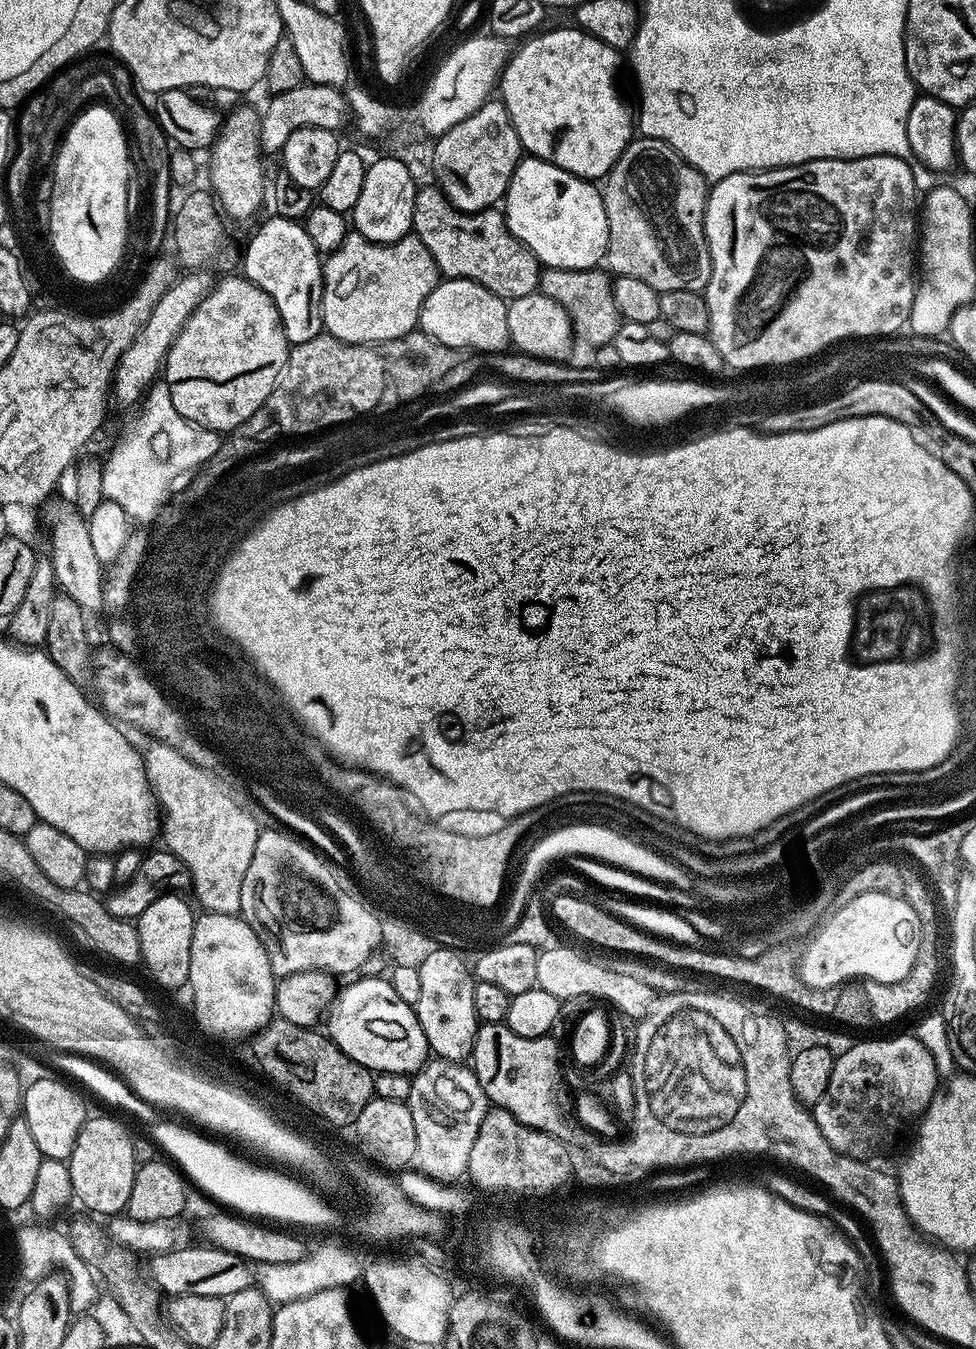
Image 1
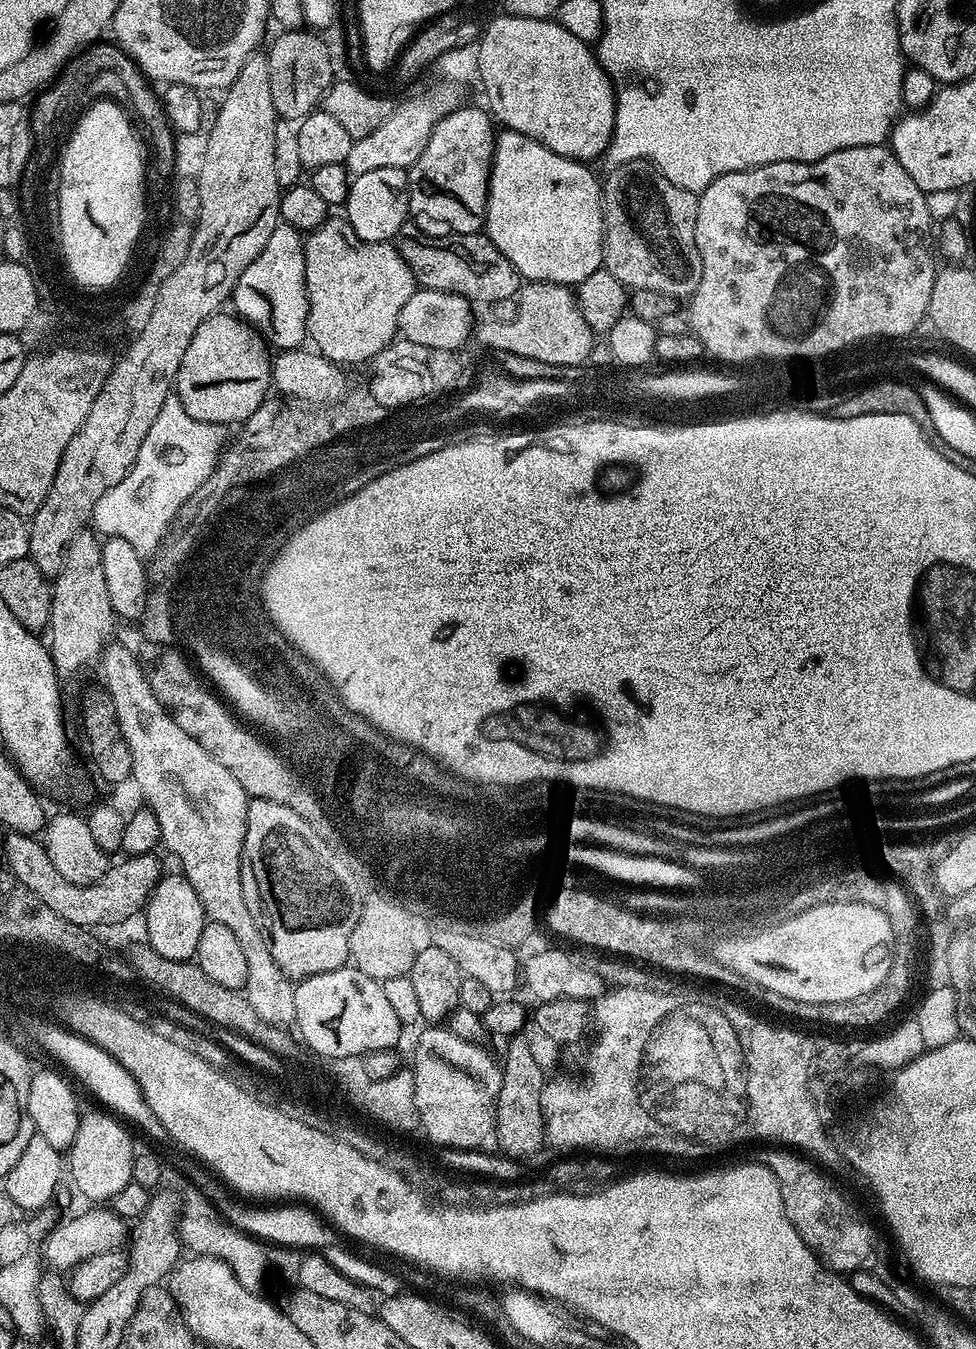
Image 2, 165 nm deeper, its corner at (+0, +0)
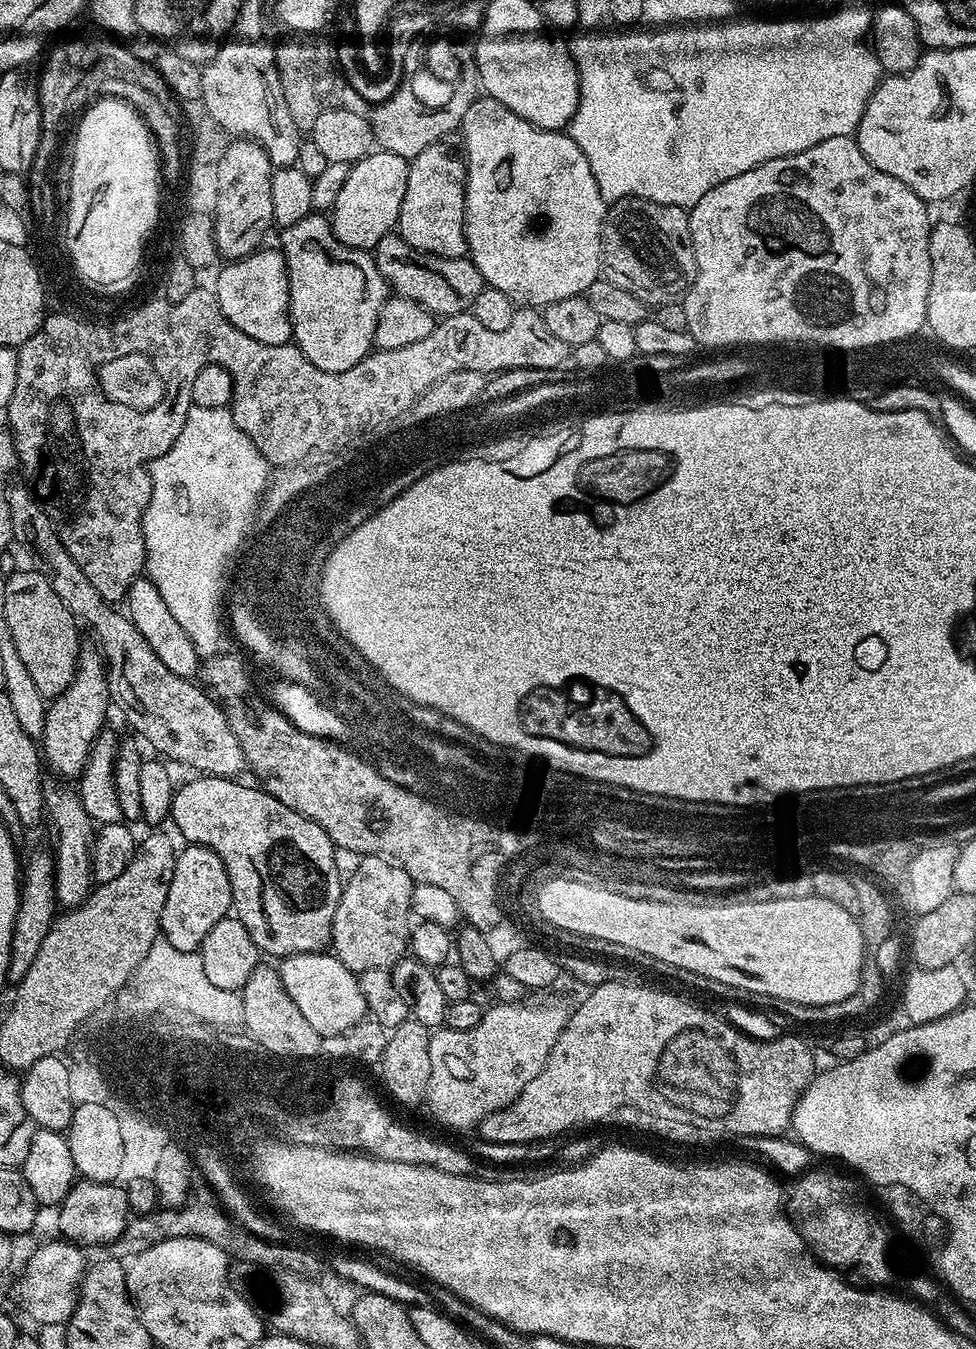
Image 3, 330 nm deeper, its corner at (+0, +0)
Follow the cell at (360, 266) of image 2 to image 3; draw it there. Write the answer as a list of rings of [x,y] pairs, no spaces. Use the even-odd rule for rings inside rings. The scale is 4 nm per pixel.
[[[324,214],[302,218],[302,222],[294,222],[294,226],[283,229],[279,235],[279,247],[284,253],[288,271],[288,312],[292,316],[292,340],[296,347],[306,354],[306,358],[310,358],[310,362],[314,362],[314,366],[318,366],[318,370],[341,372],[350,370],[350,366],[358,366],[358,362],[373,351],[378,314],[390,292],[378,270],[375,255],[371,251],[343,244],[332,233],[331,219]]]

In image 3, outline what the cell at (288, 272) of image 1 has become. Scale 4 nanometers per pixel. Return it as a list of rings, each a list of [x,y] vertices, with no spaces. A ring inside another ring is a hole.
[[[264,246],[240,260],[225,263],[225,268],[214,283],[222,314],[226,314],[229,322],[238,326],[242,334],[250,334],[250,338],[258,338],[258,342],[266,346],[278,346],[292,340],[292,316],[288,312],[288,271],[283,251],[273,248]]]

